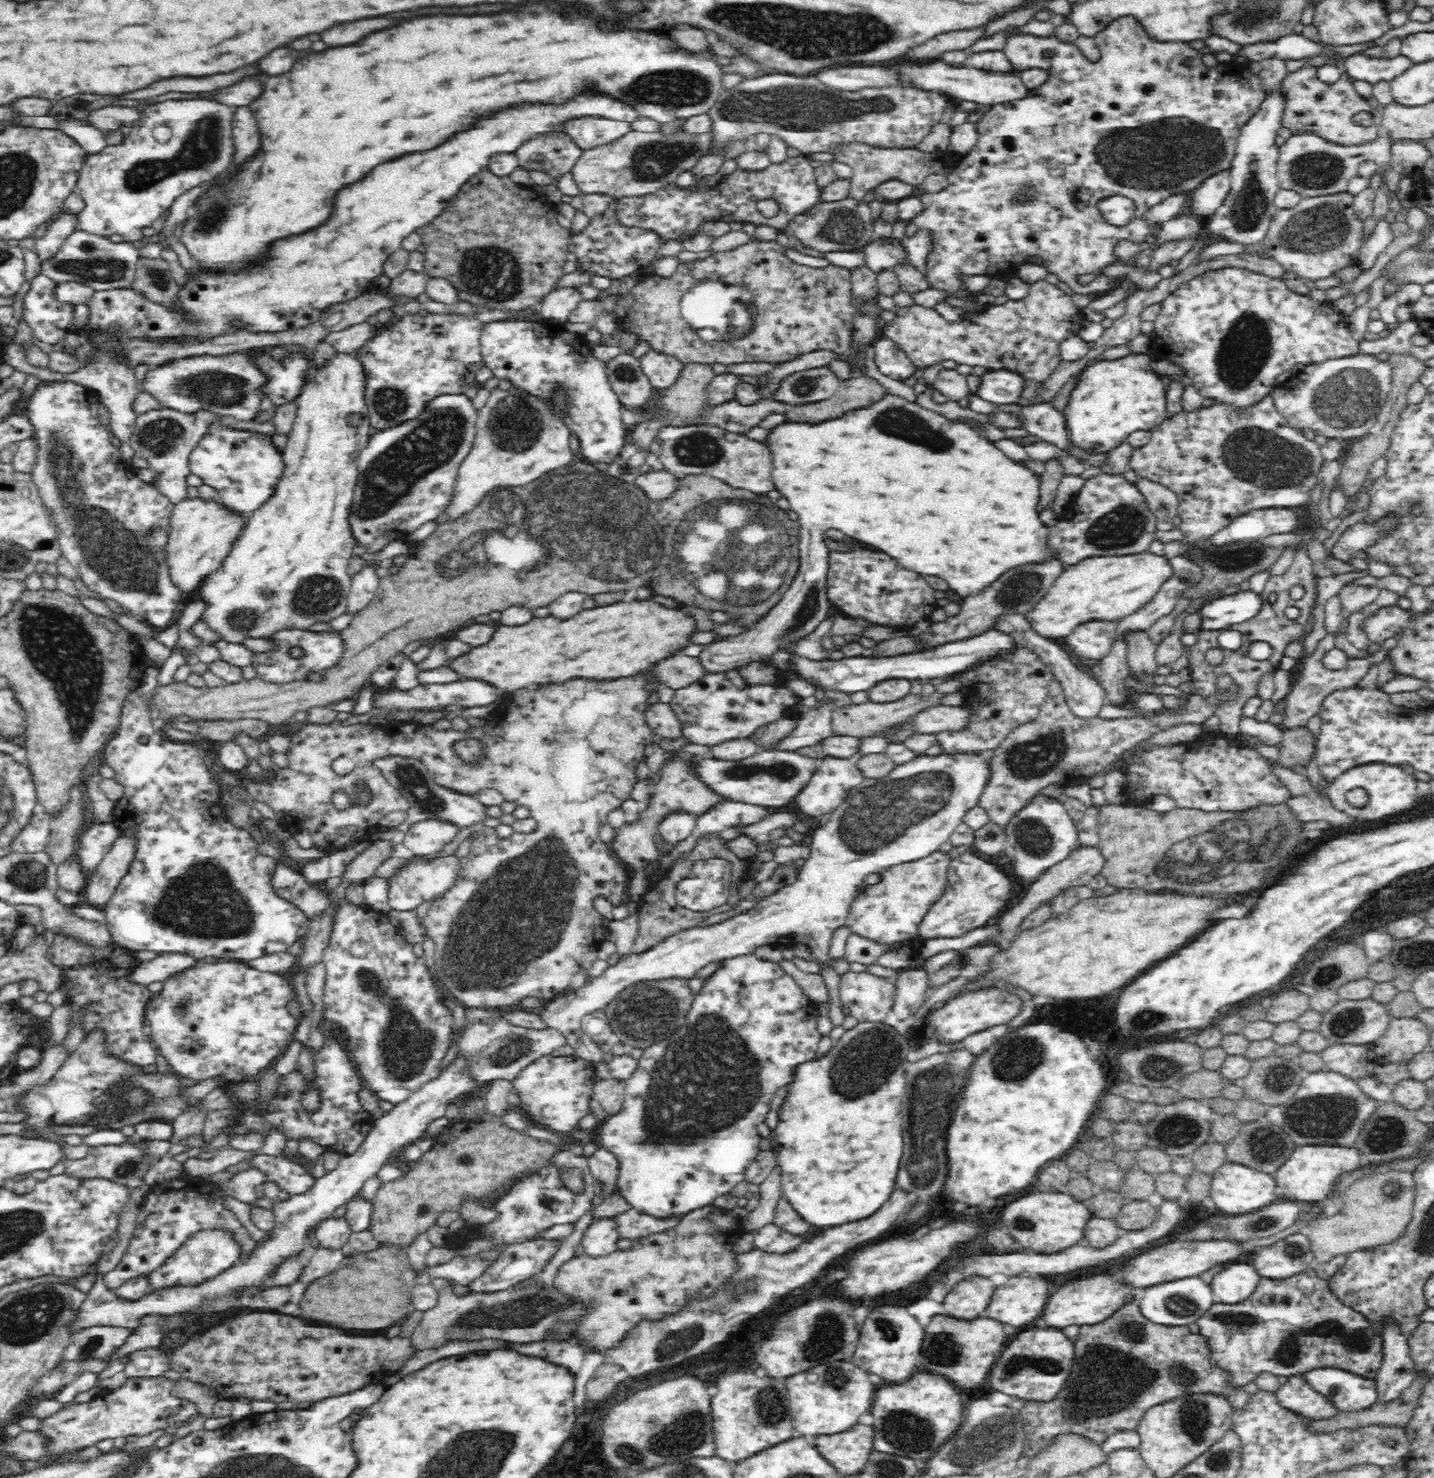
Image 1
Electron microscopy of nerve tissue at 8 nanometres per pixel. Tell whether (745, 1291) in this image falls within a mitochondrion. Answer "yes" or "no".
yes

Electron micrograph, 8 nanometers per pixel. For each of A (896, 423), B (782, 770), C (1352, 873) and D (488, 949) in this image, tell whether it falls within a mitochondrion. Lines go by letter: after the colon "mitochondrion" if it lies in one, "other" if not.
A: mitochondrion
B: mitochondrion
C: other
D: mitochondrion

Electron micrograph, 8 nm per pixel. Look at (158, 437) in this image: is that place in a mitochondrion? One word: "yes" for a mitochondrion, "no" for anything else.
yes

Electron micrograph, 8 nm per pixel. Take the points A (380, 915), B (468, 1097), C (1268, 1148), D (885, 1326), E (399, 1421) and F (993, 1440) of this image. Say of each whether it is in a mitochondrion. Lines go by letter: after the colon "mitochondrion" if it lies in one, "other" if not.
A: other
B: other
C: mitochondrion
D: mitochondrion
E: other
F: mitochondrion

